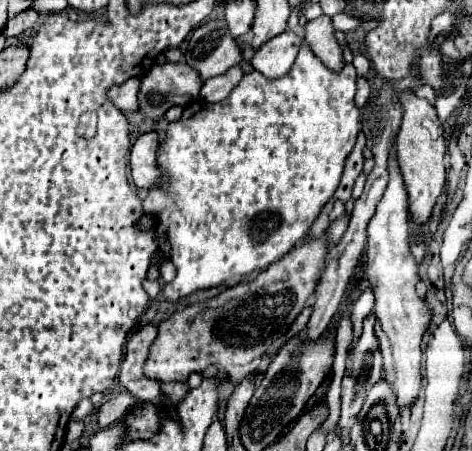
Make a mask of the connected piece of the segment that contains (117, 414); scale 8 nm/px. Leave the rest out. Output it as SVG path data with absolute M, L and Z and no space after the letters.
M124 391L118 397L106 401L100 407L100 413L96 413L100 417L100 427L108 427L108 425L116 423L118 419L122 419L132 405L134 405L134 397L128 391Z

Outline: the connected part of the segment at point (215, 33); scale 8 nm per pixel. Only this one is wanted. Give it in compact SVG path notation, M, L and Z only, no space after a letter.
M208 19L194 29L186 49L186 63L198 69L204 81L226 73L240 61L242 47L230 35L224 19Z

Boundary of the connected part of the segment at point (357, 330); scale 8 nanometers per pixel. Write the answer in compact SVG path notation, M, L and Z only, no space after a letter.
M366 289L366 291L356 299L356 303L352 305L352 315L350 315L350 319L352 319L354 339L352 339L352 343L350 343L350 349L354 349L356 339L362 335L362 323L364 323L364 319L372 313L372 305L374 305L374 299L372 299L370 289Z

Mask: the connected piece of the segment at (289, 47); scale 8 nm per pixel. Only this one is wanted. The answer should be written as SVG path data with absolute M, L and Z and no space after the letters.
M284 31L276 35L272 41L264 43L252 57L250 65L260 71L264 77L276 79L284 77L284 73L290 71L298 49L302 45L302 39L294 31Z

